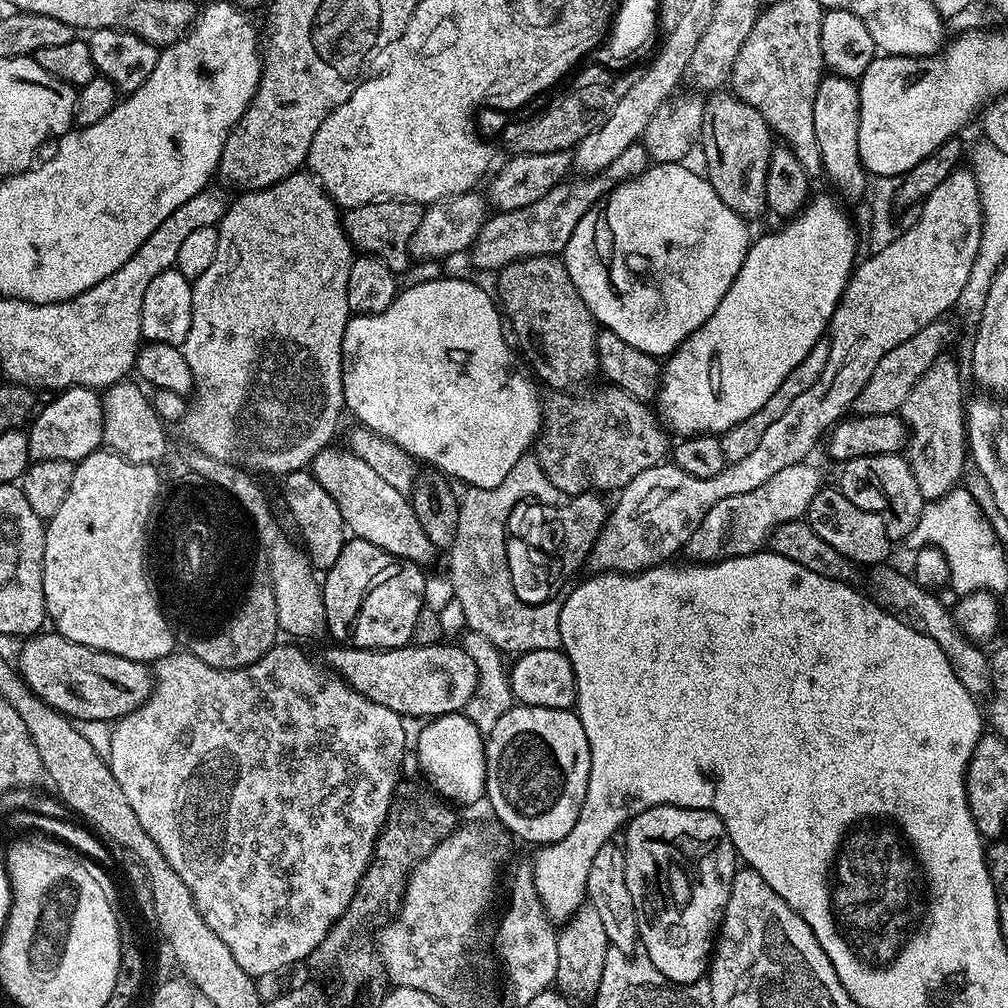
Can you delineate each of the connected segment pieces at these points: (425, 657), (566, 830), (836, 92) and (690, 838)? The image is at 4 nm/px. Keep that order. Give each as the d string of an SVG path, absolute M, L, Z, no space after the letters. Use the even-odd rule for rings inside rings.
M448 643L416 644L383 650L332 646L332 649L325 654L323 663L340 679L345 680L355 692L370 698L370 702L378 702L378 706L386 706L405 718L411 718L411 716L435 718L451 712L463 713L478 684L478 668L474 666L474 660L464 652L463 647L456 645L455 648Z
M517 703L510 710L506 710L506 714L502 714L502 718L498 718L498 722L494 722L494 730L486 733L484 753L486 754L486 804L492 807L493 814L497 816L495 819L501 825L504 823L503 827L509 833L512 831L518 839L525 840L528 844L536 844L535 846L553 844L566 838L566 834L570 834L574 822L578 822L582 802L586 802L586 782L590 782L590 746L586 740L586 730L582 730L582 722L576 717L575 711L567 708L543 708L542 706L526 706Z
M825 75L818 86L818 94L814 94L814 134L818 137L818 150L824 163L822 172L832 179L835 191L841 197L865 195L870 184L869 173L864 170L864 163L858 154L858 126L860 125L860 89L857 81L847 80L841 76Z
M663 804L662 806L647 808L645 812L628 821L623 836L622 847L626 858L626 886L630 889L630 898L634 898L634 910L640 931L639 943L642 945L642 952L644 948L643 955L673 984L693 984L695 980L701 979L709 971L710 957L720 931L726 902L730 898L730 886L734 882L734 874L738 871L738 857L730 838L726 834L726 826L716 817L715 811L706 808L679 808L678 806Z

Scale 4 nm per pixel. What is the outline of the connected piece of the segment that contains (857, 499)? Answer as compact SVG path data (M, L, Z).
M882 454L843 461L838 487L840 493L858 510L870 510L870 514L878 514L882 518L882 526L886 526L886 534L893 541L903 541L914 530L918 518L926 503L924 495L918 490L918 482L914 482L914 474L910 470L907 459L900 454Z

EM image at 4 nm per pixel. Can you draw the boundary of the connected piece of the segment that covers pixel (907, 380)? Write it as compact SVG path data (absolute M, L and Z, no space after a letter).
M941 318L930 322L930 326L918 330L918 334L914 334L914 338L906 338L906 342L902 342L902 346L894 346L894 350L882 354L882 362L878 362L878 366L874 366L874 374L870 374L870 382L866 382L866 386L858 394L854 405L855 411L861 416L899 413L902 402L906 402L906 394L910 394L910 390L914 390L918 378L922 378L922 374L926 374L926 370L930 370L932 363L945 355L947 348L944 347L951 340L952 324L948 318Z

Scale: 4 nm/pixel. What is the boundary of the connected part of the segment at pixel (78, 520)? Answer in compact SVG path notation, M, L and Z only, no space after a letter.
M111 450L91 452L76 464L70 494L44 529L44 606L51 627L70 642L145 662L173 655L178 644L146 573L148 522L162 492L156 470L151 464L135 464Z

